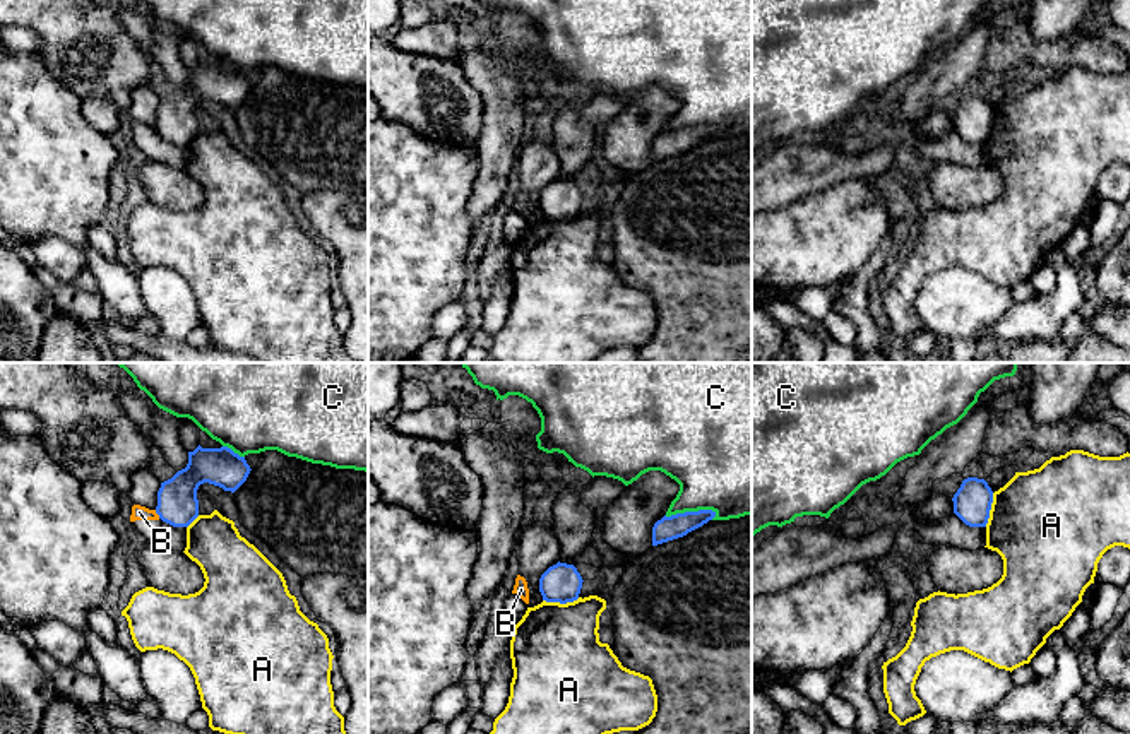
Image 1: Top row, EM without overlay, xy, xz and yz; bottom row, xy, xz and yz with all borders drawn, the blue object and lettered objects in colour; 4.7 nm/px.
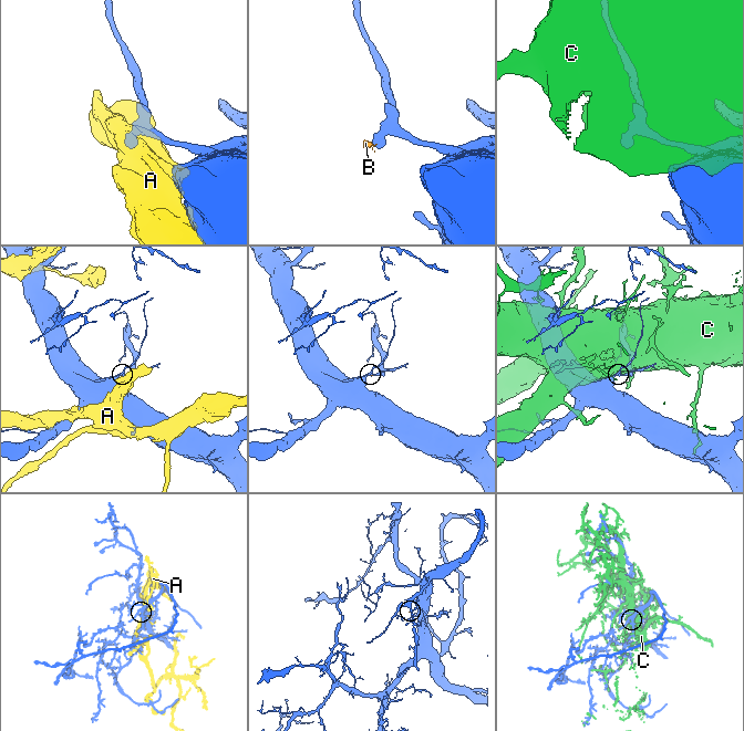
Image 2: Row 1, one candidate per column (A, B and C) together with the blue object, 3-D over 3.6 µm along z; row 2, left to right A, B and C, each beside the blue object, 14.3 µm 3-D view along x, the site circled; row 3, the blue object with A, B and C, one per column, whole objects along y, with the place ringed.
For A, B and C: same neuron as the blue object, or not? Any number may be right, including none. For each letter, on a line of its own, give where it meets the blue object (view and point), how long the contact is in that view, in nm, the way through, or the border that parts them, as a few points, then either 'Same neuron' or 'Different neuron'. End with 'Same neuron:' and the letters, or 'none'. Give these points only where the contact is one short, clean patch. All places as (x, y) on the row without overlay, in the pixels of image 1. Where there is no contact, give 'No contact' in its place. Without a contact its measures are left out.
A: Touches blue at xz (560, 219). Shared border 180 nm. Different neuron
B: Touches blue at xy (156, 129). Shared border 50 nm. Boundary: xy (154, 127), (160, 134). Different neuron
C: Touches blue at xz (690, 129). Shared border 240 nm. Different neuron
Same neuron: none

